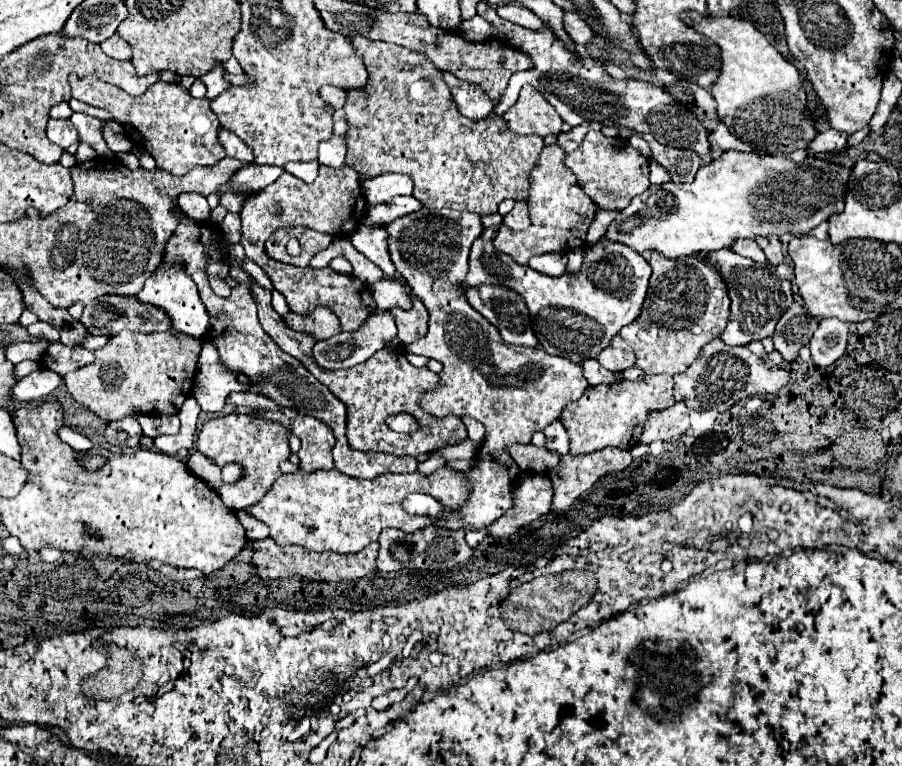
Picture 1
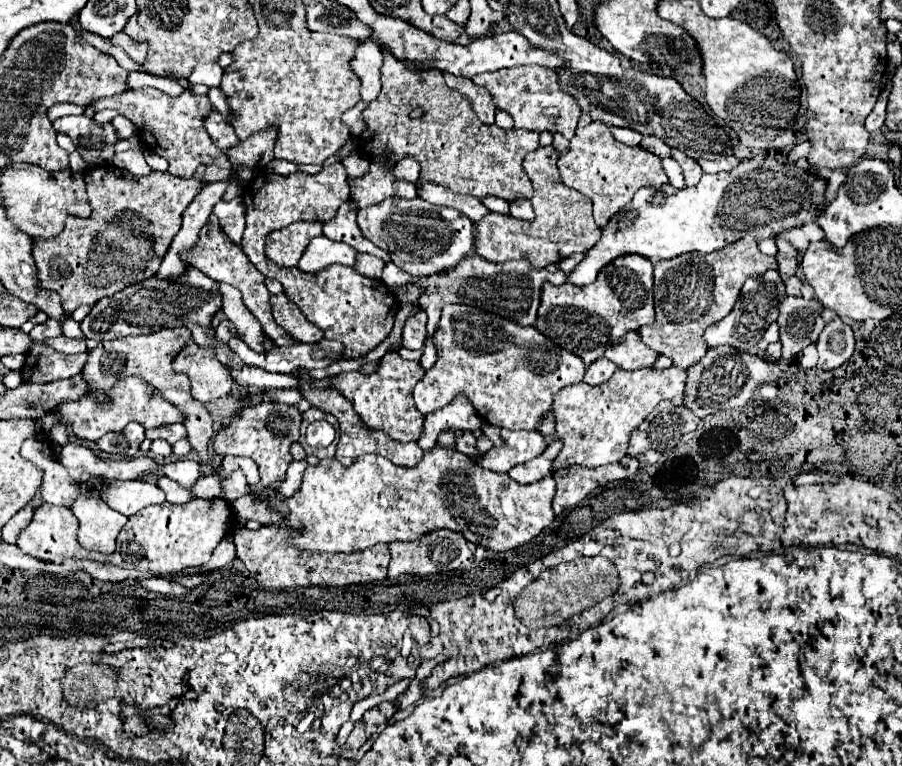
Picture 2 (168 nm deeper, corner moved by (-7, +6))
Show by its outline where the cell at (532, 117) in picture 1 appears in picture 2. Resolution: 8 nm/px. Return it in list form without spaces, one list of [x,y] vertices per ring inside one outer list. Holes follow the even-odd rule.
[[[535,65],[509,67],[491,73],[479,73],[473,77],[473,81],[491,93],[495,107],[507,111],[513,117],[517,129],[531,129],[539,133],[551,131],[551,133],[561,133],[567,139],[575,135],[577,119],[581,115],[579,103],[569,93],[561,91],[557,75],[551,69]]]

